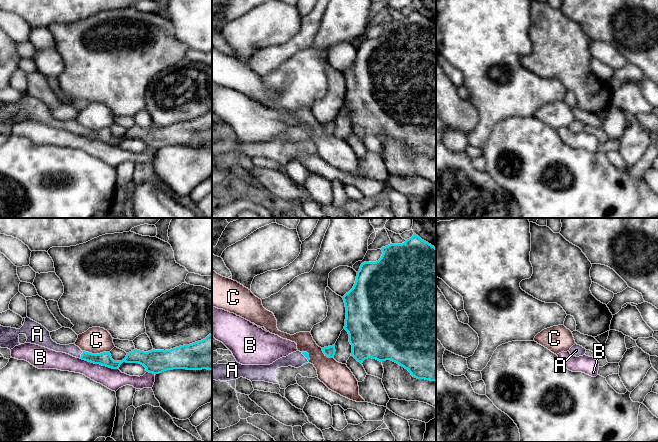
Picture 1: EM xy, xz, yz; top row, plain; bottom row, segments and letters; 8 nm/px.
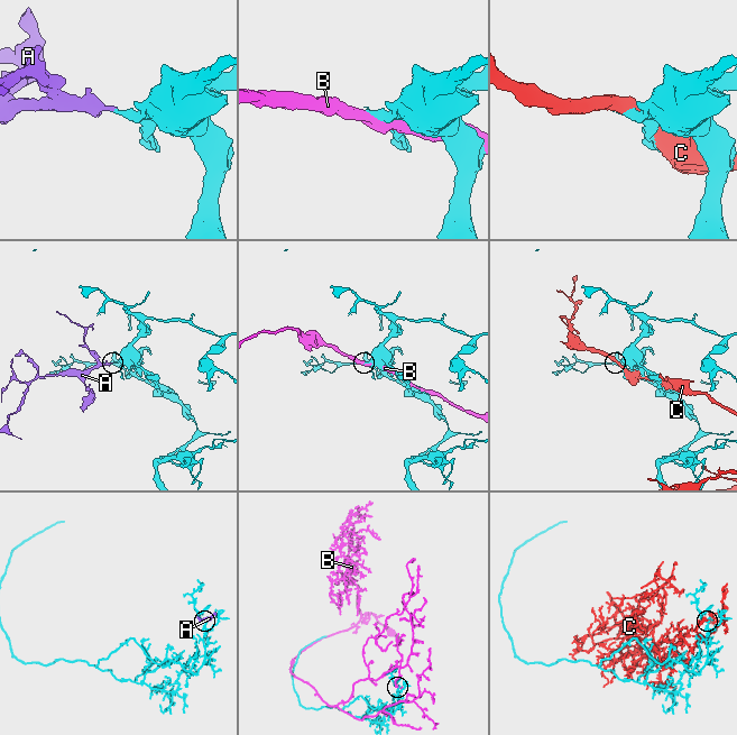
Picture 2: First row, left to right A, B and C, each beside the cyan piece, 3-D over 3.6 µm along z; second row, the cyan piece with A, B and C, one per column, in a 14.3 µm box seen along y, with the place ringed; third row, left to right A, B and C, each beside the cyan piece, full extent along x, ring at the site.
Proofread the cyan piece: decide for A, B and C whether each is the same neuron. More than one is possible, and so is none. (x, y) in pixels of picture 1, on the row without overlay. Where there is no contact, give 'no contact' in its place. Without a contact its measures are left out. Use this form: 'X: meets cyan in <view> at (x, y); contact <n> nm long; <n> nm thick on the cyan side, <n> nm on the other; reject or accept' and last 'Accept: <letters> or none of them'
A: meets cyan in xy at (81, 130); contact 70 nm long; 110 nm thick on the cyan side, 90 nm on the other; accept
B: meets cyan in xy at (98, 139); contact 320 nm long; 110 nm thick on the cyan side, 170 nm on the other; reject
C: meets cyan in xy at (96, 130); contact 220 nm long; 110 nm thick on the cyan side, 220 nm on the other; reject
Accept: A

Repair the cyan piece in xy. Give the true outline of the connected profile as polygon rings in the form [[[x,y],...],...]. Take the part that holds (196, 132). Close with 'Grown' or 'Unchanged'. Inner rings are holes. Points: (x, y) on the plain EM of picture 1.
[[[26,93],[20,105],[0,101],[0,123],[13,125],[19,119],[19,111],[25,110],[26,119],[36,120],[56,128],[63,128],[82,136],[118,145],[123,138],[139,139],[146,147],[159,150],[167,146],[212,146],[212,109],[205,115],[179,122],[170,126],[151,126],[148,128],[134,125],[122,137],[114,137],[110,128],[92,130],[82,127],[75,120],[60,121],[51,115],[50,108],[41,100]]]. Grown

